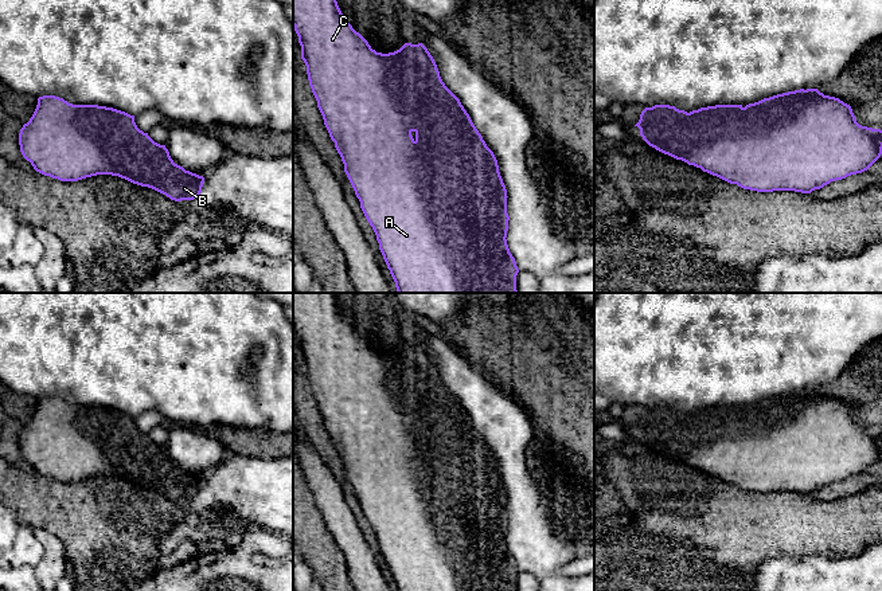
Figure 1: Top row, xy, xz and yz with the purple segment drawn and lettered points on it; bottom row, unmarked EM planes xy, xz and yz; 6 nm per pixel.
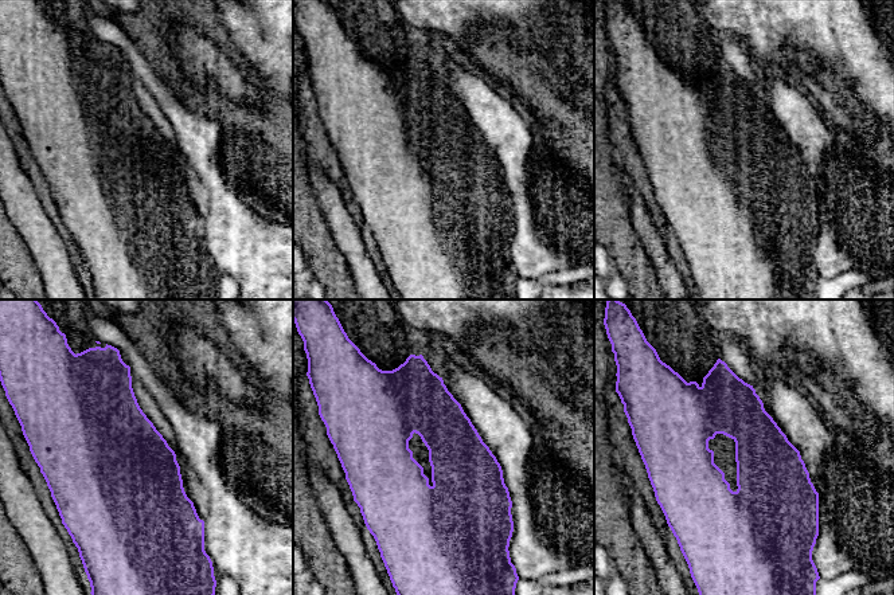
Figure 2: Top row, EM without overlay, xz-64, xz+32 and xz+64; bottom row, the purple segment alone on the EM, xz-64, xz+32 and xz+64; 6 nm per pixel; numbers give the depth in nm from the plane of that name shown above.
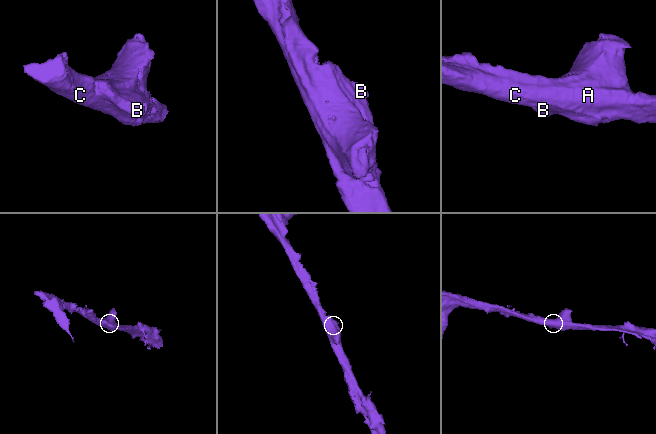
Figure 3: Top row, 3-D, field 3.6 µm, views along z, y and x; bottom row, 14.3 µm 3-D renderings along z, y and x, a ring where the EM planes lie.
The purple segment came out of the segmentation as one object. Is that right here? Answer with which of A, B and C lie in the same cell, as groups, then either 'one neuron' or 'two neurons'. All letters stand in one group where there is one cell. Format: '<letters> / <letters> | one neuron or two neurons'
A B C | one neuron

